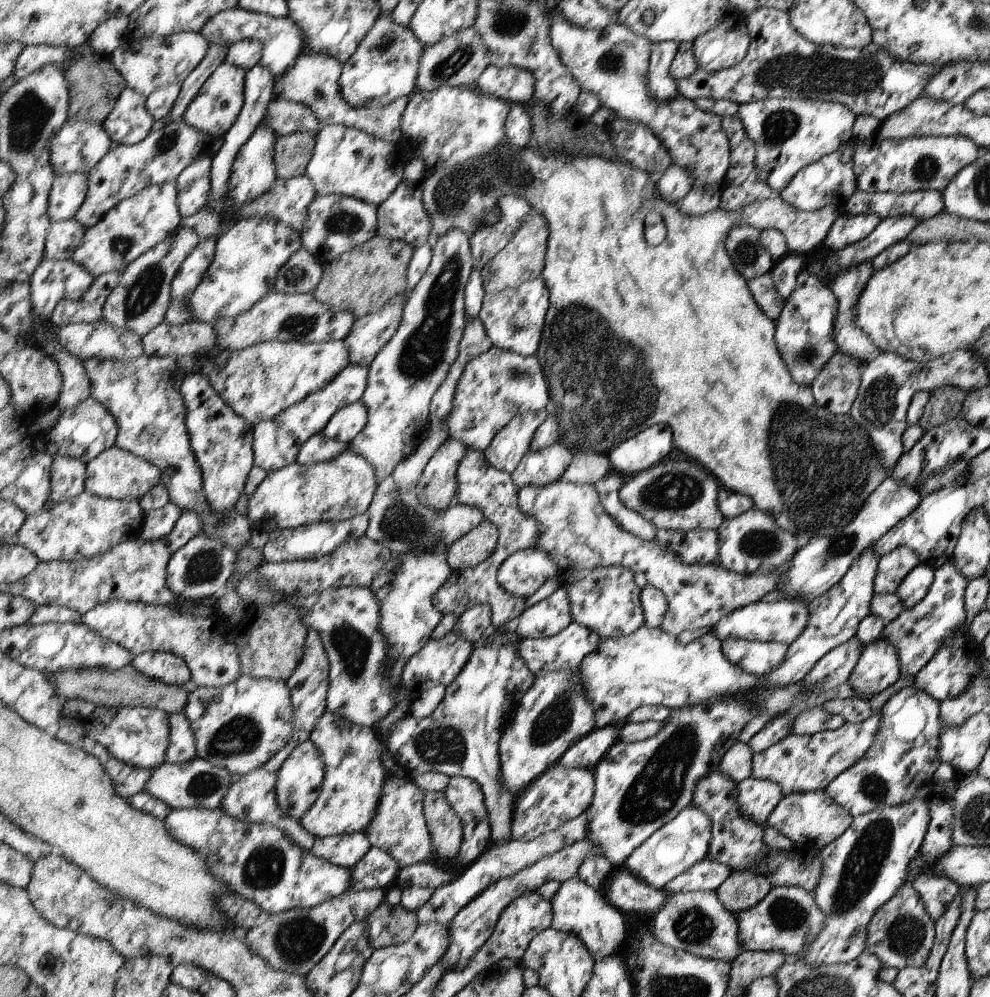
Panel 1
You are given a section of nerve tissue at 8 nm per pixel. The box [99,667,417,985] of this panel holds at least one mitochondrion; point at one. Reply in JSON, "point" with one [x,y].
{"point":[295,941]}

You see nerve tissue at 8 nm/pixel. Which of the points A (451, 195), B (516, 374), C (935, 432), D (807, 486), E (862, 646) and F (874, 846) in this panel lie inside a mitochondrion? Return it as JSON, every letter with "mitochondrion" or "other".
{"A":"mitochondrion","B":"mitochondrion","C":"other","D":"mitochondrion","E":"other","F":"mitochondrion"}

